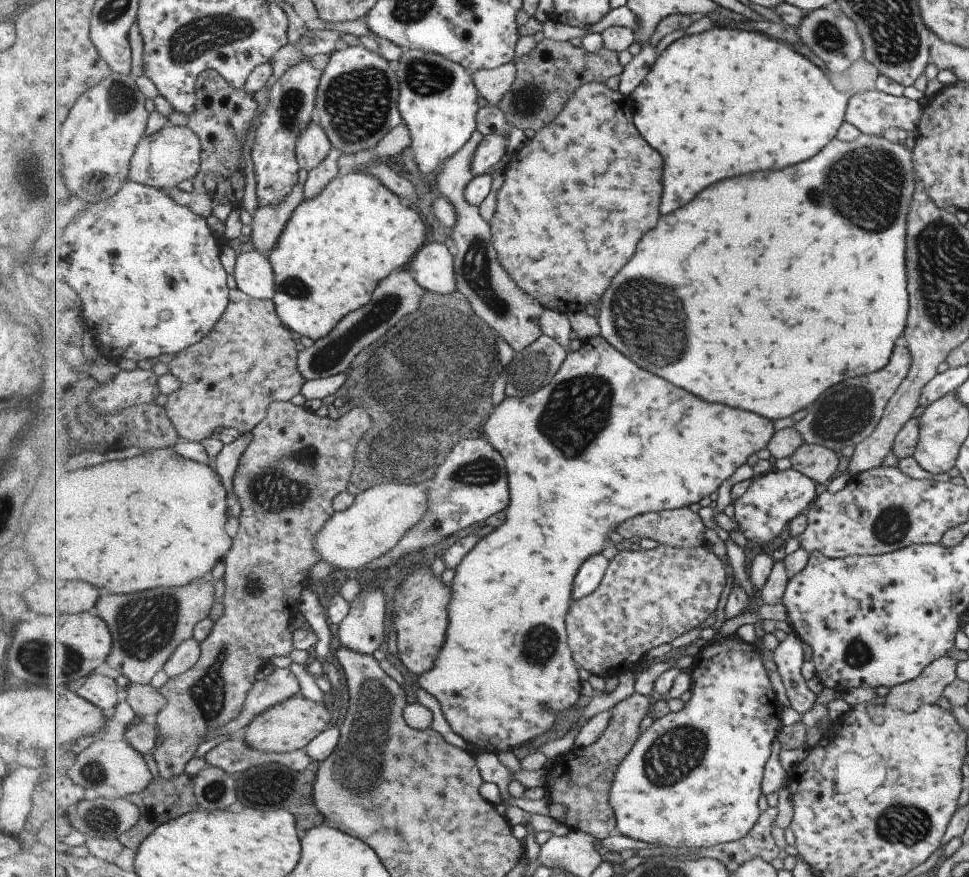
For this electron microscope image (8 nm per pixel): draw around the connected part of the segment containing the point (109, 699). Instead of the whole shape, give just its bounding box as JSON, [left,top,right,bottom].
[75,674,123,712]

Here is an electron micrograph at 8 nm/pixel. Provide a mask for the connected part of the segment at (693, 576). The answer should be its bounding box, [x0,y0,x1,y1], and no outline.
[566,544,727,679]

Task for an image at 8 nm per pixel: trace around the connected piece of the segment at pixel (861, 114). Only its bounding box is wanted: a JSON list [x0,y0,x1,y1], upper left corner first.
[845,89,921,136]

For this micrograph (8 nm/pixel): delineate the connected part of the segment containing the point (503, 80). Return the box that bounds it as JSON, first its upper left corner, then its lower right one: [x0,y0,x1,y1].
[472,62,517,106]

